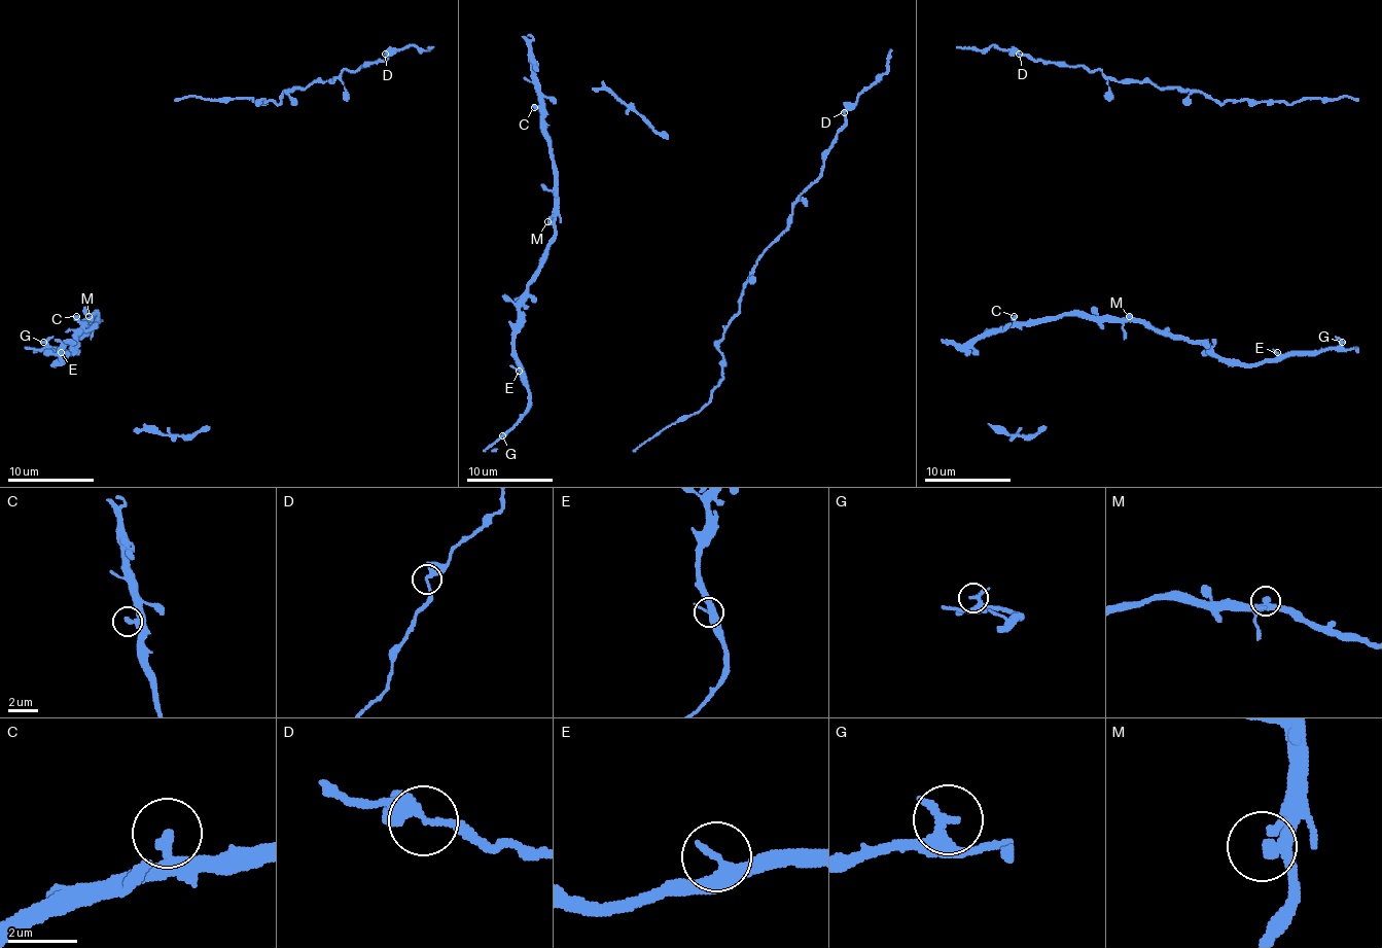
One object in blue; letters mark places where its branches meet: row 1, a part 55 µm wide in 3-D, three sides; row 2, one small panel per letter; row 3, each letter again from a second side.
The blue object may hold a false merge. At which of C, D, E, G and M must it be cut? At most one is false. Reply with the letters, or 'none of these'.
none of these

